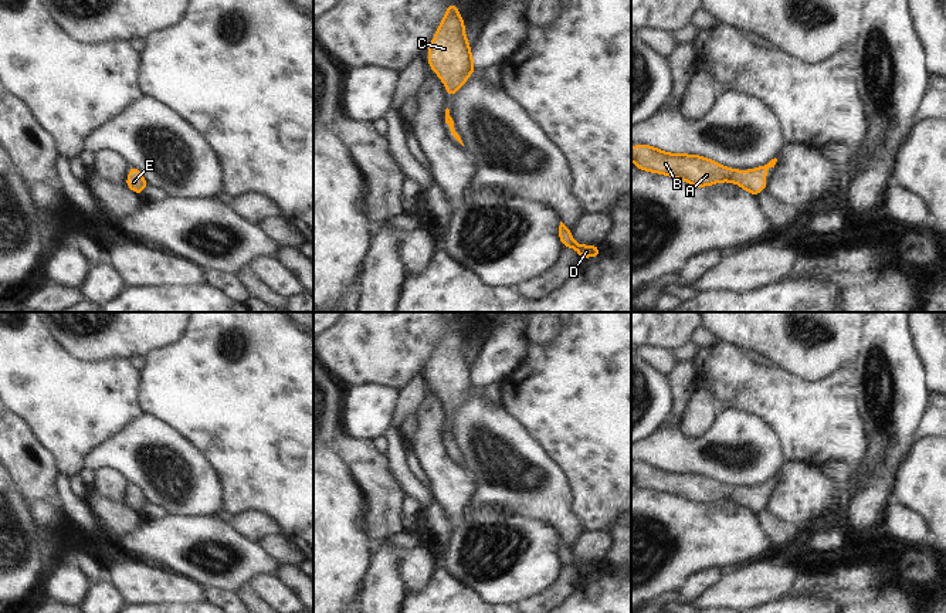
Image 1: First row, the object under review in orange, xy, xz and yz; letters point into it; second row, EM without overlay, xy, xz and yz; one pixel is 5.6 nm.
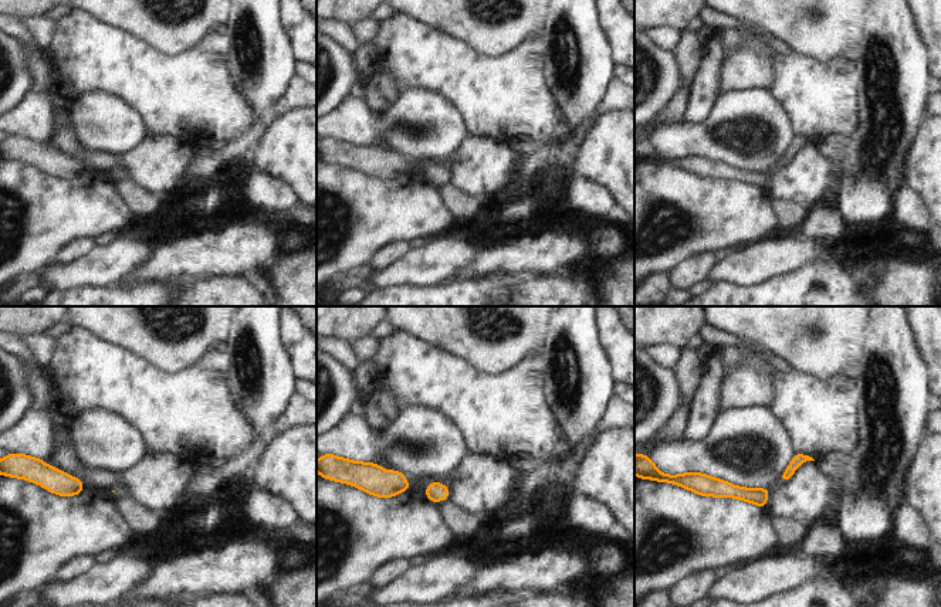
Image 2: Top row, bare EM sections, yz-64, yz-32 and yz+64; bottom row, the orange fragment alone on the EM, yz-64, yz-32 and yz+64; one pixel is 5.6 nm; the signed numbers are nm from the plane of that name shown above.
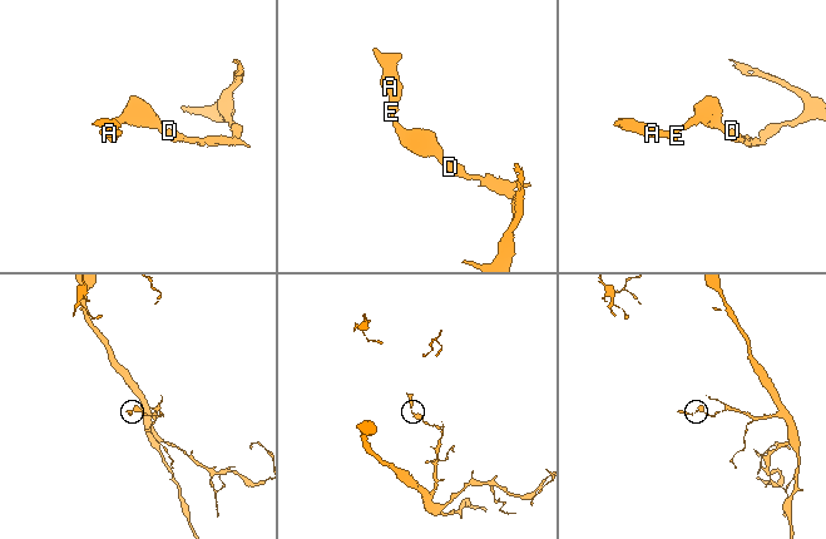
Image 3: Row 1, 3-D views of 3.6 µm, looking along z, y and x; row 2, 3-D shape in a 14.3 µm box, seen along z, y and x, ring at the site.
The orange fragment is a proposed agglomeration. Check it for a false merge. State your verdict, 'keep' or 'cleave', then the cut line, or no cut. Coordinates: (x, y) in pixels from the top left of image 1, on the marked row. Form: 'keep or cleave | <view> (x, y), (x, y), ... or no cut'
keep | no cut

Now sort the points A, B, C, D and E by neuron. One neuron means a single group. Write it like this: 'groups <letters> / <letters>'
groups A B C D E

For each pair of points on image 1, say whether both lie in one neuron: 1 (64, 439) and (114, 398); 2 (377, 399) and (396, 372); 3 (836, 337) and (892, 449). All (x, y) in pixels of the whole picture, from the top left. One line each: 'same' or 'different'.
1: same
2: different
3: different

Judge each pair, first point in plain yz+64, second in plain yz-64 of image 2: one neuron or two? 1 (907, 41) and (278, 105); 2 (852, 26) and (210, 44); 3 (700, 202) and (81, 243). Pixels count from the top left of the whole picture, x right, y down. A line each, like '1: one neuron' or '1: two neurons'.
1: two neurons
2: two neurons
3: two neurons

